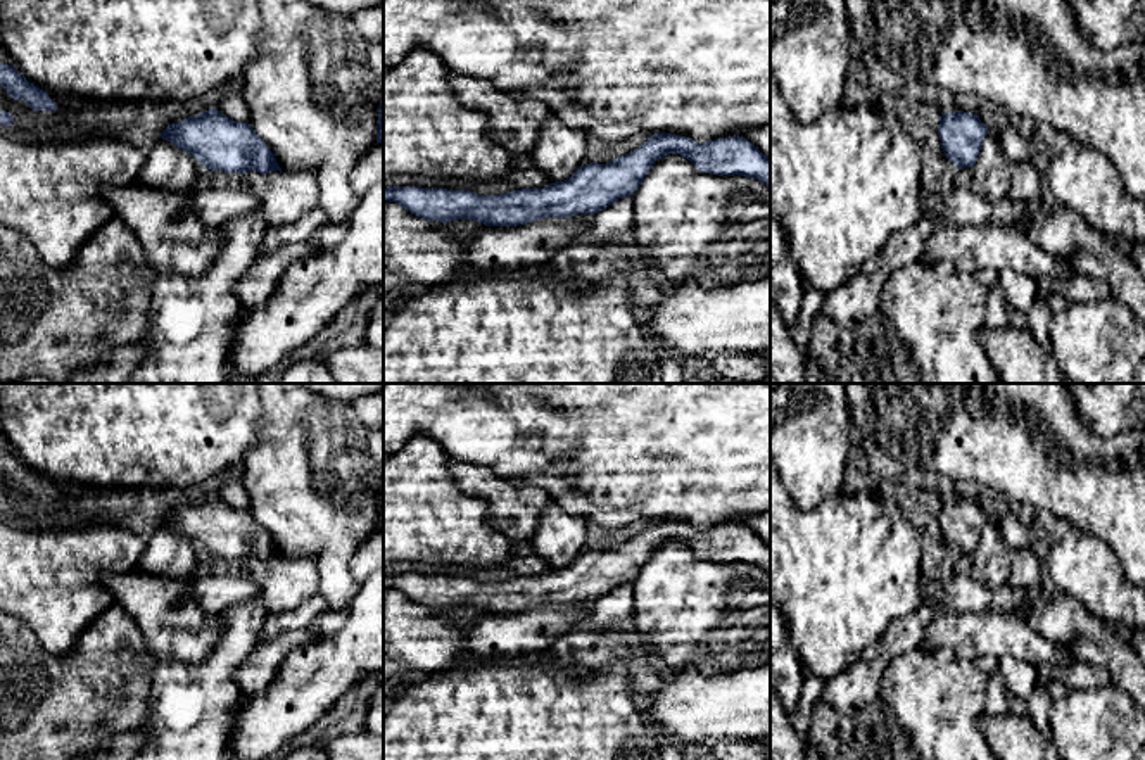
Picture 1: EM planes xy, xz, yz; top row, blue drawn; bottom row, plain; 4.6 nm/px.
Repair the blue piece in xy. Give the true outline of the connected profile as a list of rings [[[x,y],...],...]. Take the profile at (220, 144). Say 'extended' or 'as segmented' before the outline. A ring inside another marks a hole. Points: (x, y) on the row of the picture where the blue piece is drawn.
as segmented; [[[218,109],[169,124],[159,138],[193,155],[211,171],[268,174],[282,171],[275,154],[249,123],[237,123]]]

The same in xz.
as segmented; [[[655,133],[634,152],[606,164],[580,166],[565,181],[499,195],[470,190],[387,187],[383,200],[395,202],[427,221],[473,219],[485,226],[518,226],[544,218],[596,214],[622,197],[634,195],[653,164],[680,154],[699,173],[746,176],[770,187],[770,159],[743,136],[698,143],[689,136]]]

